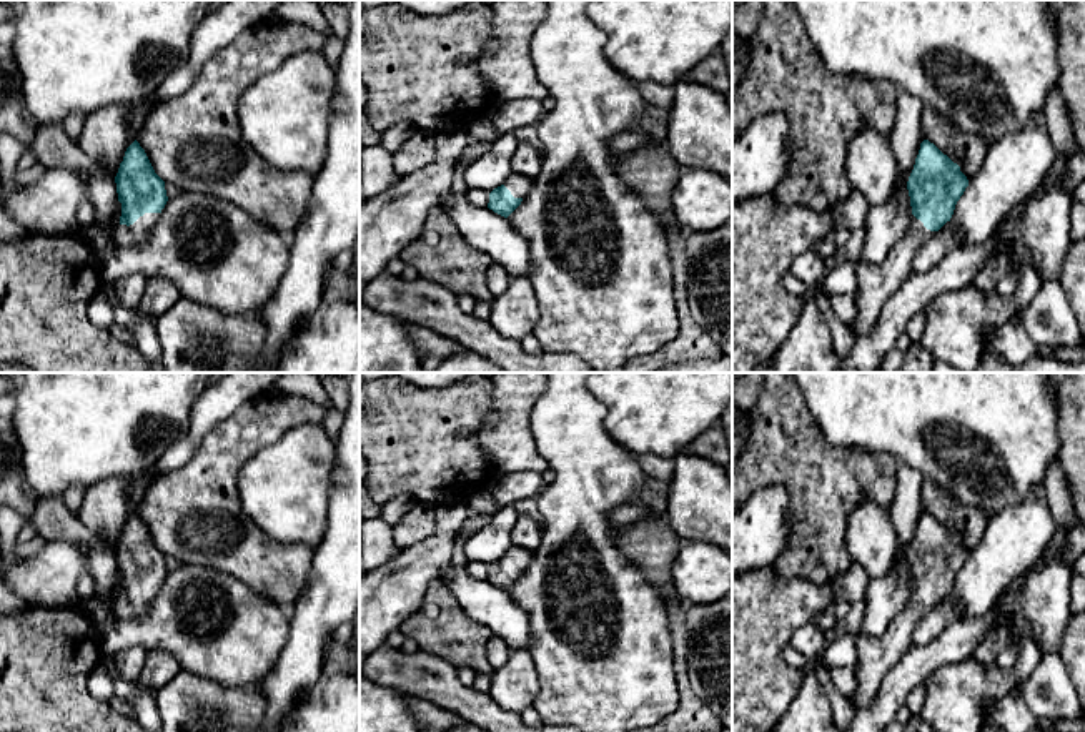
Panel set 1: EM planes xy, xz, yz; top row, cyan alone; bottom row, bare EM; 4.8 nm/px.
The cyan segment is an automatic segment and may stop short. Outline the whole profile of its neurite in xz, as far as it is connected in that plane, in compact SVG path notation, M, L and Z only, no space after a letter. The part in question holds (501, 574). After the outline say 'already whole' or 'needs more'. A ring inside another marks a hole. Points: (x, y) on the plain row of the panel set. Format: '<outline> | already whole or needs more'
M511 546L506 554L489 566L488 581L494 586L508 591L529 567L533 561L533 551L524 547Z | needs more

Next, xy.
M136 512L126 521L115 556L121 589L113 604L113 621L140 617L156 597L168 569L165 554L155 546Z | needs more

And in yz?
M924 512L907 554L912 579L909 604L897 614L882 636L855 639L857 690L855 710L867 707L879 694L885 674L914 645L912 636L922 617L950 594L955 577L969 559L960 539L934 516Z | needs more

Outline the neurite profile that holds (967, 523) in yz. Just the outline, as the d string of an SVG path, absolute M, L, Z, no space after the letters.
M925 479L920 497L925 512L934 516L944 527L960 539L970 554L990 519L988 512L978 507L964 506L932 479Z

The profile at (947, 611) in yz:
M947 594L939 604L922 617L912 636L914 645L927 645L934 642L949 626L964 617L962 607Z

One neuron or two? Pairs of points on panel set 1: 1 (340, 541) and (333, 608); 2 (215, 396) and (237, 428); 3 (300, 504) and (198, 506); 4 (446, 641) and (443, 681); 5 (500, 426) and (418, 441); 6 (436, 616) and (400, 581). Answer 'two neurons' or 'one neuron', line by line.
1: one neuron
2: two neurons
3: two neurons
4: two neurons
5: two neurons
6: two neurons

